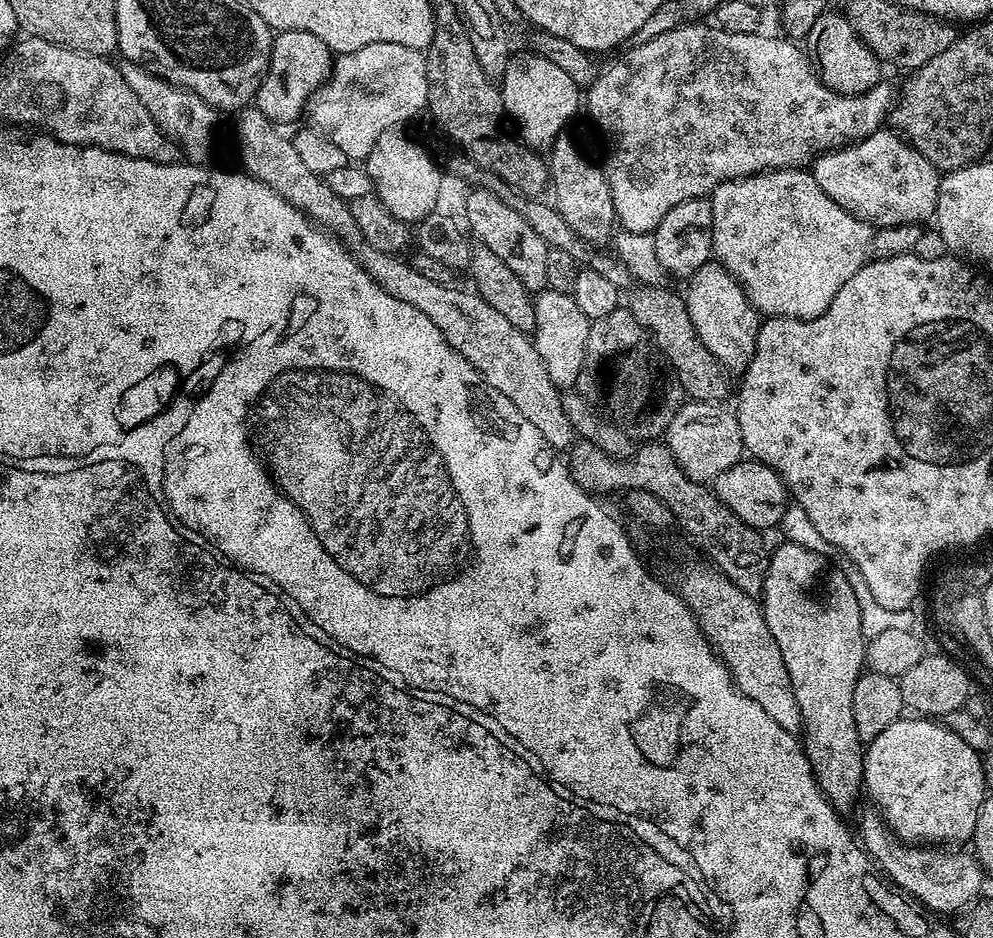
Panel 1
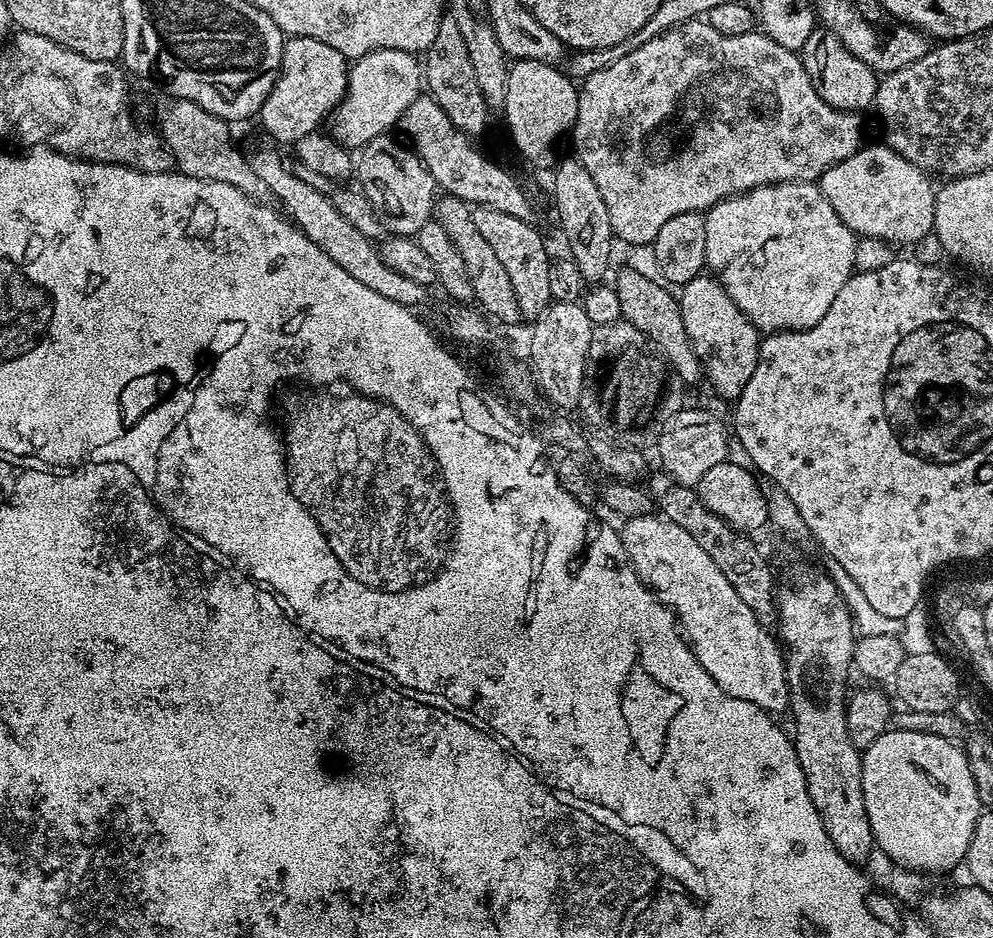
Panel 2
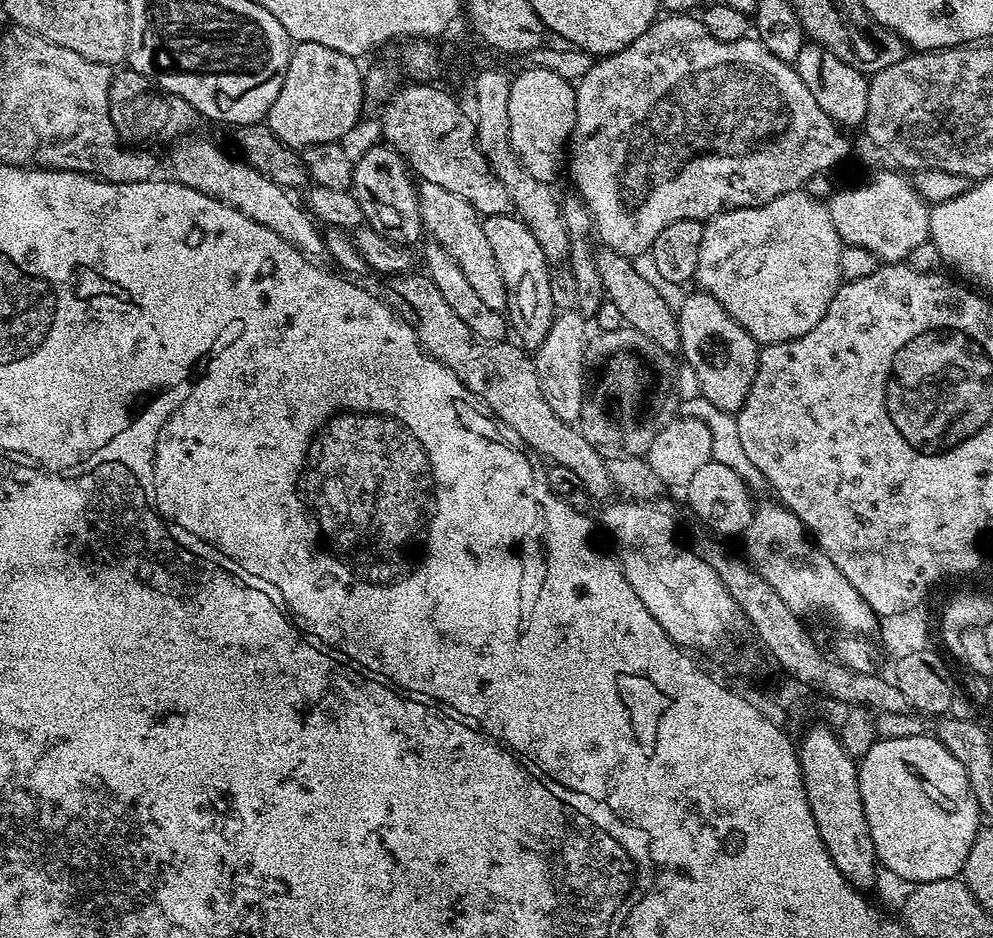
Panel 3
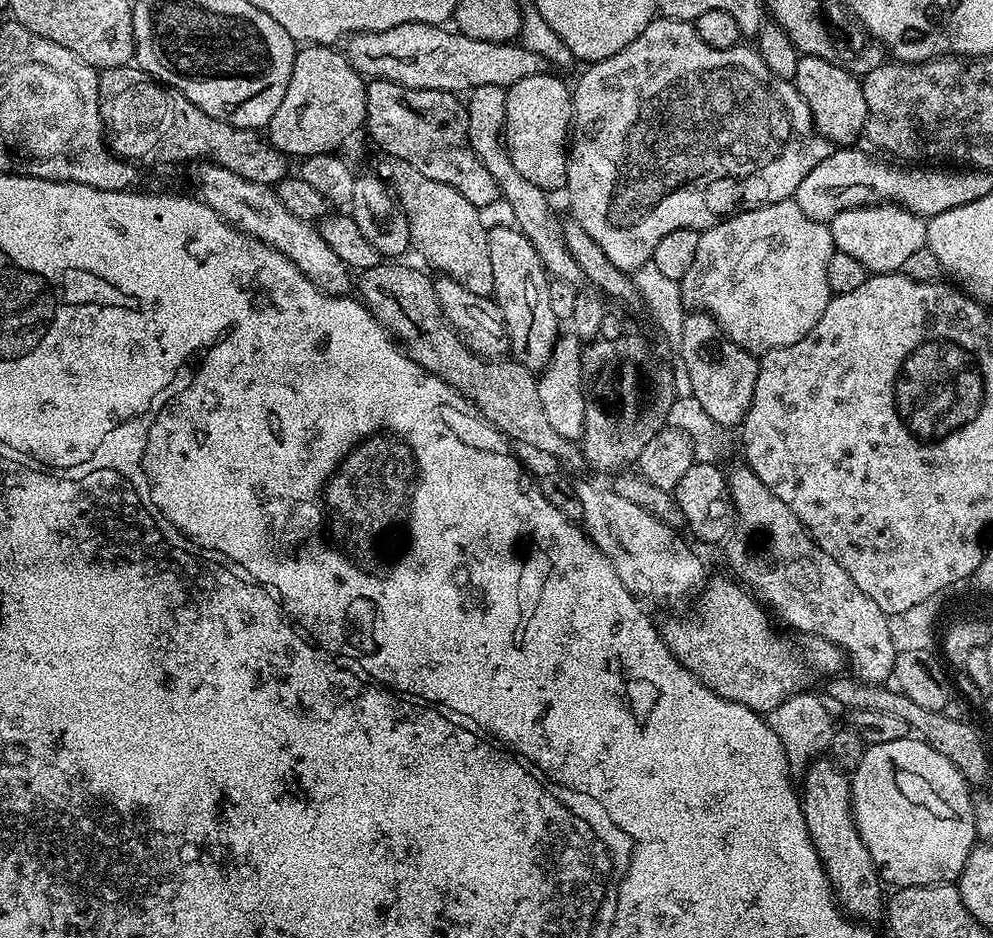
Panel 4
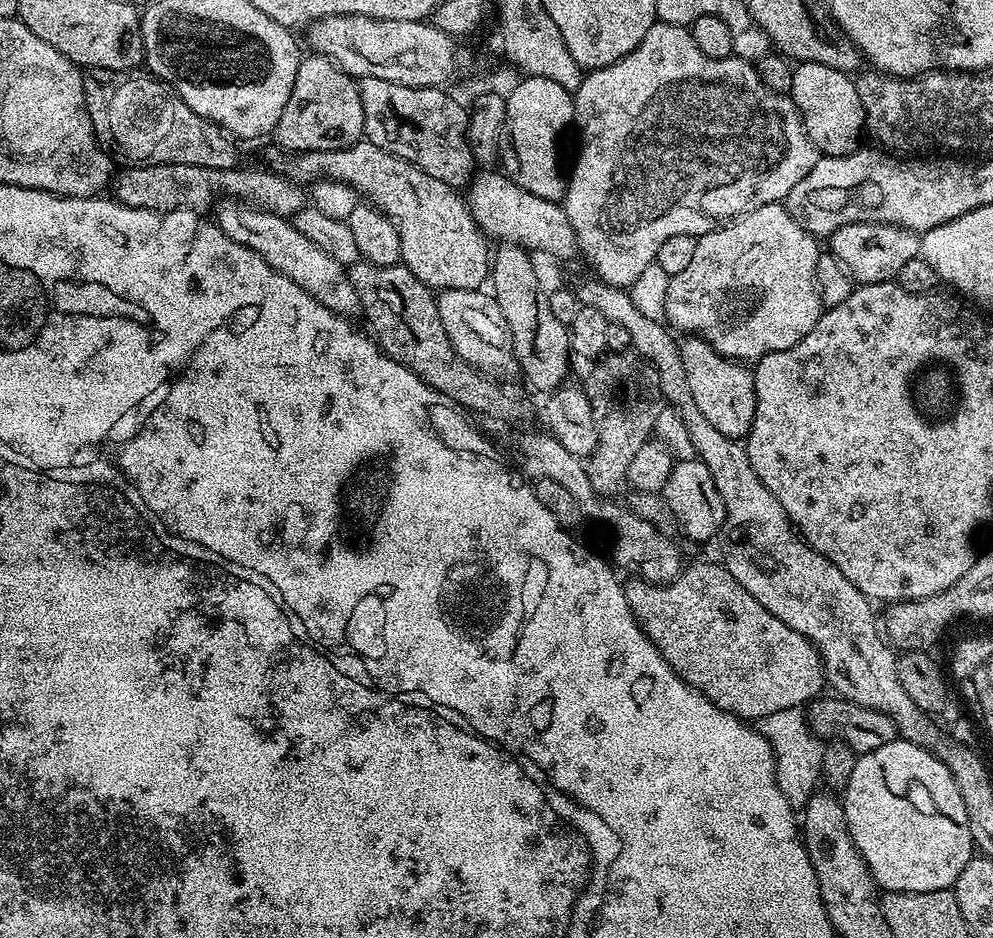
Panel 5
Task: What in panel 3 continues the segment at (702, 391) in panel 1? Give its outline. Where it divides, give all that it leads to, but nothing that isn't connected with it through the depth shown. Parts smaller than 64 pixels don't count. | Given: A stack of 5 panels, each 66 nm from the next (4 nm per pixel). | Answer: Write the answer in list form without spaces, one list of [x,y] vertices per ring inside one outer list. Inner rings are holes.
[[[607,246],[597,247],[595,254],[598,274],[602,274],[605,297],[618,306],[625,325],[641,331],[642,334],[657,343],[662,350],[671,354],[679,353],[680,322],[677,309],[669,306],[666,298],[662,298],[662,294],[658,294],[658,290],[654,290],[654,286],[650,286],[650,282],[646,282],[638,275],[638,270],[634,270],[629,257],[615,252],[613,248]]]

